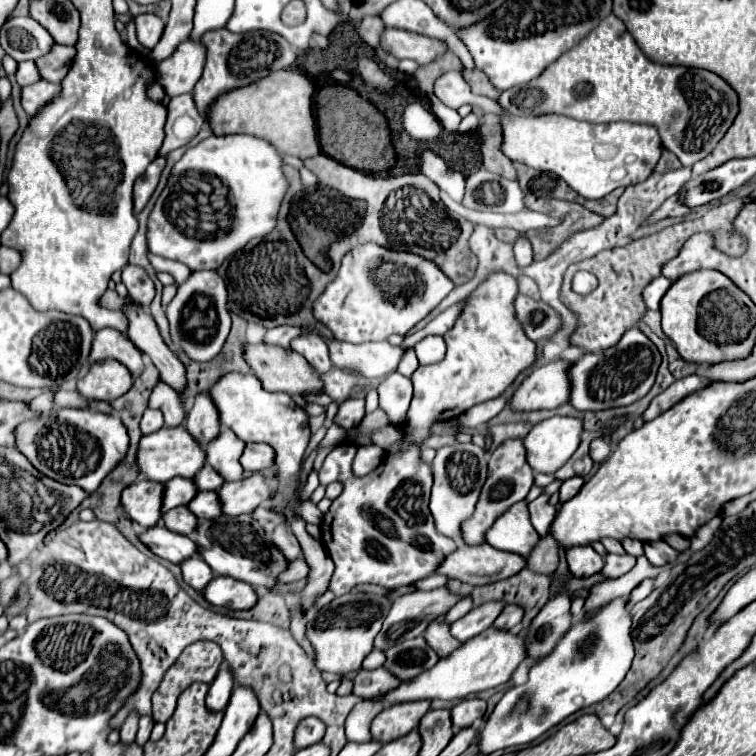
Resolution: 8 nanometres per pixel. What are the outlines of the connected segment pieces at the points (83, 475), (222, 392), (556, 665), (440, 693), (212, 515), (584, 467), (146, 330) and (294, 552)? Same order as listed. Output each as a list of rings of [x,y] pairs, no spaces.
[[[61,409],[45,413],[37,421],[27,421],[17,427],[17,449],[47,477],[79,485],[87,493],[97,491],[105,475],[113,471],[129,449],[125,425],[115,415],[91,413],[89,409]]]
[[[227,373],[223,379],[219,379],[213,387],[211,387],[211,399],[215,401],[217,409],[219,409],[219,417],[221,423],[231,427],[239,439],[243,439],[245,443],[255,441],[255,443],[267,443],[275,449],[275,465],[277,465],[277,479],[279,479],[279,489],[289,487],[289,493],[285,497],[285,501],[281,505],[277,505],[277,513],[285,515],[287,519],[291,519],[293,513],[301,515],[307,523],[321,523],[323,513],[311,503],[311,501],[303,501],[299,503],[299,493],[297,493],[297,477],[301,471],[301,463],[303,463],[303,453],[309,445],[309,415],[295,405],[295,401],[285,395],[285,393],[269,393],[261,387],[261,381],[253,375],[241,375],[241,373]]]
[[[627,599],[611,601],[593,619],[577,619],[577,623],[557,643],[553,653],[529,669],[527,683],[511,687],[495,705],[479,735],[481,755],[533,743],[551,727],[559,725],[565,717],[599,703],[625,679],[631,661],[633,641]]]
[[[489,629],[483,631],[469,641],[465,641],[459,649],[455,649],[451,655],[441,657],[437,665],[433,665],[429,671],[423,671],[421,675],[401,681],[399,687],[393,691],[375,697],[377,701],[385,705],[395,705],[395,703],[411,703],[411,701],[433,701],[433,699],[443,699],[443,701],[461,701],[467,699],[471,693],[481,693],[487,689],[493,689],[497,685],[503,685],[509,681],[511,673],[517,669],[517,665],[525,659],[525,639],[519,635],[513,635],[509,631],[497,631]]]
[[[199,491],[187,505],[199,519],[217,519],[221,515],[219,495],[215,491]]]
[[[583,439],[581,445],[579,445],[579,449],[575,451],[573,459],[569,459],[569,461],[565,463],[565,467],[561,467],[561,469],[555,471],[555,479],[565,481],[565,479],[575,477],[575,475],[585,477],[585,475],[591,471],[591,467],[593,467],[593,459],[589,457],[587,451],[589,451],[589,447],[587,447],[587,441]]]
[[[137,307],[125,309],[125,315],[129,319],[129,337],[133,339],[133,343],[153,361],[153,365],[161,373],[161,379],[167,385],[171,385],[179,395],[183,395],[183,391],[185,391],[185,365],[165,345],[153,317]]]
[[[281,517],[281,523],[275,527],[271,539],[285,553],[285,557],[289,561],[293,561],[293,559],[297,559],[301,555],[301,545],[299,545],[297,537],[293,535],[293,531],[291,531],[291,527],[289,527],[285,517]]]

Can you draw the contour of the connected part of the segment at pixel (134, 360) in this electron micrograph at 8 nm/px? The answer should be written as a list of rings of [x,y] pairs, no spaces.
[[[103,329],[95,333],[95,341],[93,341],[93,349],[89,355],[89,363],[99,363],[105,359],[117,359],[121,363],[125,363],[133,375],[133,379],[137,379],[141,375],[141,371],[145,369],[143,365],[143,357],[139,351],[133,349],[135,345],[127,339],[121,337],[119,331],[113,329]]]

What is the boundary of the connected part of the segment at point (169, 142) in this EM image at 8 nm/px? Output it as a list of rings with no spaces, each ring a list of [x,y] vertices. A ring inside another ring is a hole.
[[[179,95],[173,97],[167,105],[167,125],[165,125],[165,143],[159,155],[167,155],[177,147],[187,145],[203,127],[203,117],[199,115],[193,95]]]

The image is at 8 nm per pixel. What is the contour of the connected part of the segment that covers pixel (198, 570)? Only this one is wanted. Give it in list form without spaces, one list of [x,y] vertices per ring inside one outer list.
[[[199,555],[183,561],[181,571],[183,571],[185,583],[191,585],[197,591],[203,591],[207,587],[207,583],[211,583],[211,579],[213,579],[213,573],[211,573],[209,565]]]

